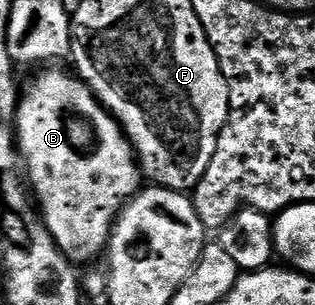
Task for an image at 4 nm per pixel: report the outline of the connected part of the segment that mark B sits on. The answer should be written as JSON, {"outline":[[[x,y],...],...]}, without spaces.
{"outline":[[[60,67],[47,69],[50,70],[38,74],[25,89],[23,86],[19,94],[16,140],[26,166],[26,181],[38,202],[44,226],[69,261],[92,261],[107,250],[120,210],[141,192],[142,174],[124,130],[100,104],[91,87],[71,72],[63,73]]]}

